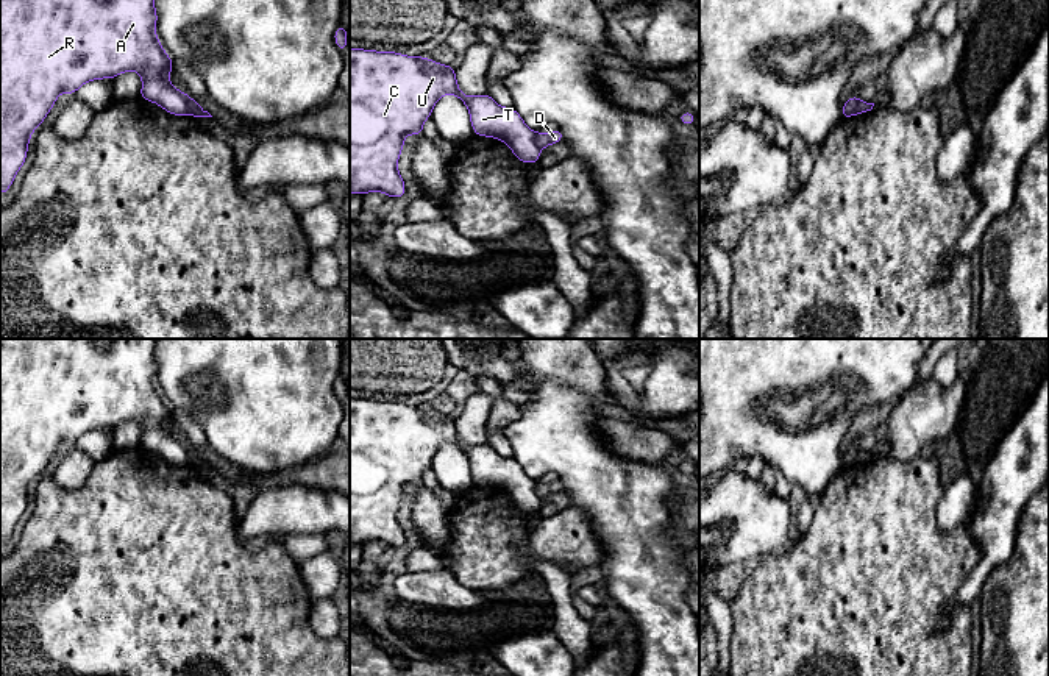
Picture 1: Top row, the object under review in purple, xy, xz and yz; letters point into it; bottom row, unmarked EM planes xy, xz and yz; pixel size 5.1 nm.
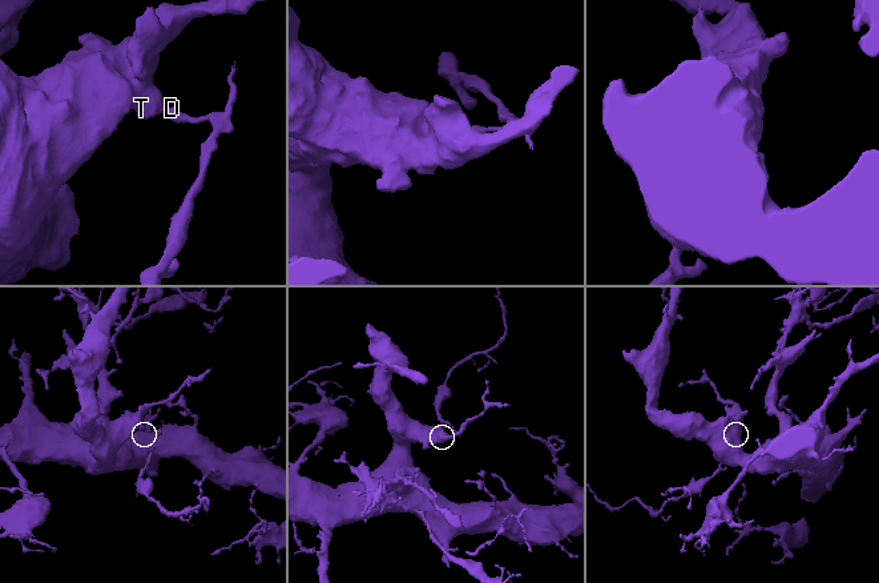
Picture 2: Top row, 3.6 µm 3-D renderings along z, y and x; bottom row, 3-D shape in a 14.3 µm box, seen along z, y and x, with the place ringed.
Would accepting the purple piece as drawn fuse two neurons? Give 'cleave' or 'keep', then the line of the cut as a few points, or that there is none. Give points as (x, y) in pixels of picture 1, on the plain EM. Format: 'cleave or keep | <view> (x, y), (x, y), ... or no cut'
cleave | xy (186, 445), (188, 462)

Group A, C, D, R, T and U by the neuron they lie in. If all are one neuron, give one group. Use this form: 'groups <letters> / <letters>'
groups A C R T U / D

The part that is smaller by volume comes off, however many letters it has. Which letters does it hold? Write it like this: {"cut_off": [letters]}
{"cut_off": ["D"]}

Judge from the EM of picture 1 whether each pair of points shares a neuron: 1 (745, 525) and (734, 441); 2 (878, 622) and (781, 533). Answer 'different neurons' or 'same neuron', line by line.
1: different neurons
2: different neurons

